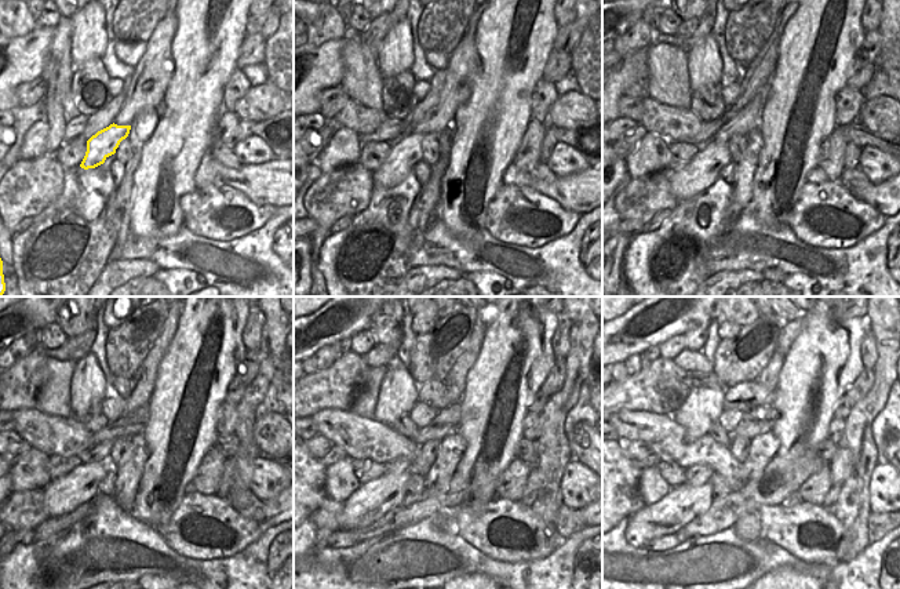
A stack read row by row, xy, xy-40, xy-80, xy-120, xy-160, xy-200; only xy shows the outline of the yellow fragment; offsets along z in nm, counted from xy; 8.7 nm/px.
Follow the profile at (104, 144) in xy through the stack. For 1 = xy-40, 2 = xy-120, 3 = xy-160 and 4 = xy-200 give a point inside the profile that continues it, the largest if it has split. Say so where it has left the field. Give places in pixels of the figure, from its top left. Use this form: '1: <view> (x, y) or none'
1: xy-40 (407, 152)
2: xy-120 (62, 495)
3: xy-160 (371, 501)
4: xy-200 (682, 504)

